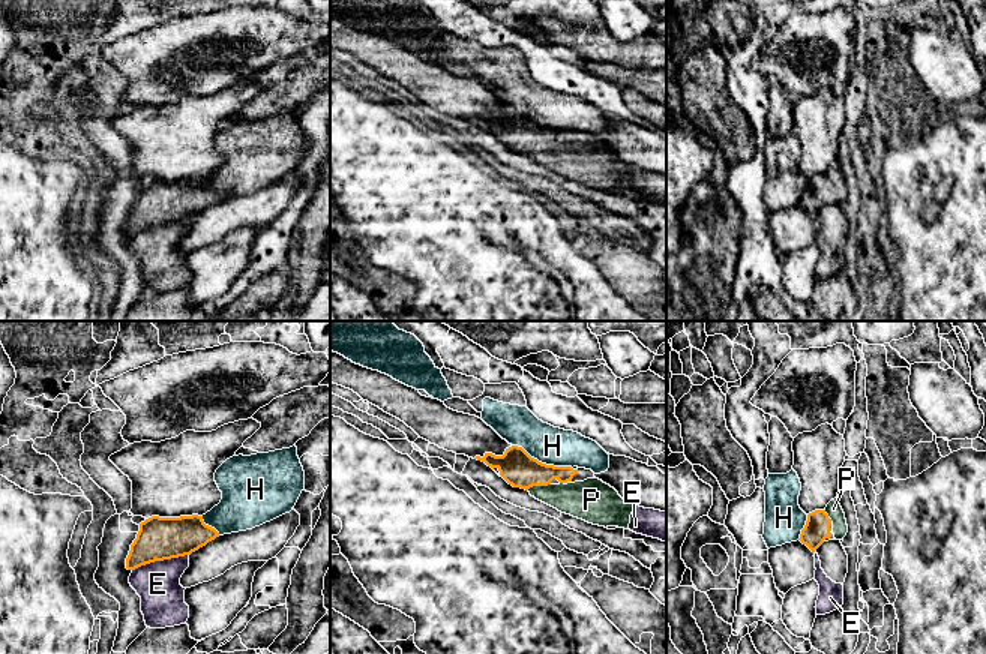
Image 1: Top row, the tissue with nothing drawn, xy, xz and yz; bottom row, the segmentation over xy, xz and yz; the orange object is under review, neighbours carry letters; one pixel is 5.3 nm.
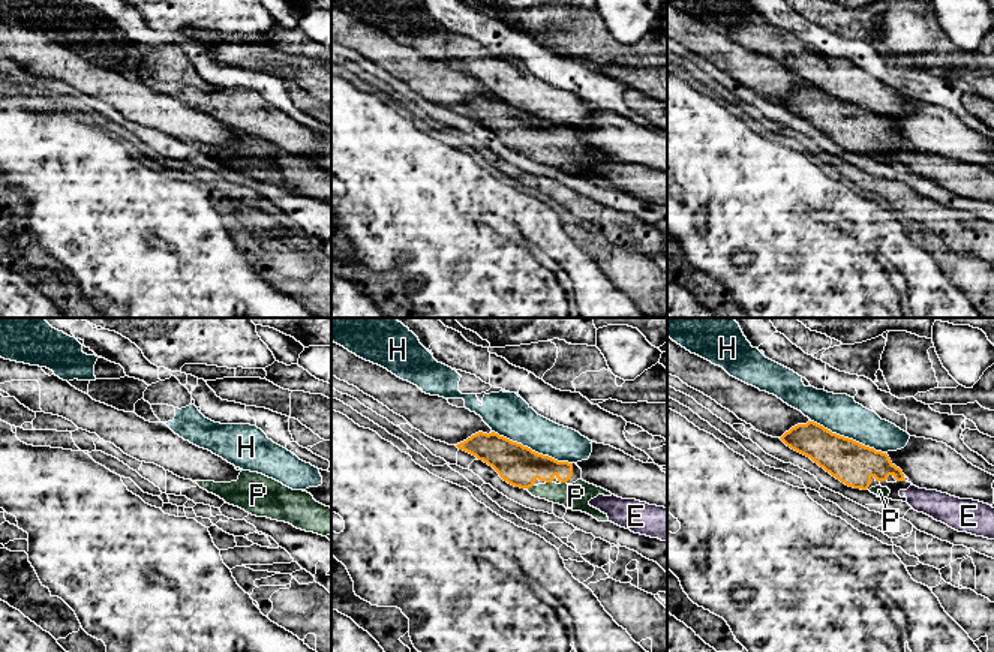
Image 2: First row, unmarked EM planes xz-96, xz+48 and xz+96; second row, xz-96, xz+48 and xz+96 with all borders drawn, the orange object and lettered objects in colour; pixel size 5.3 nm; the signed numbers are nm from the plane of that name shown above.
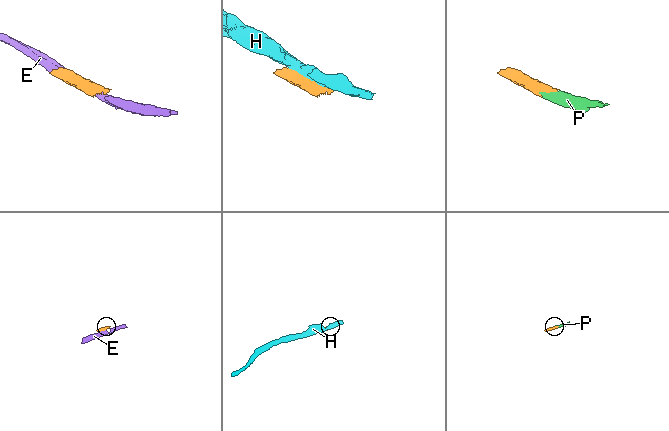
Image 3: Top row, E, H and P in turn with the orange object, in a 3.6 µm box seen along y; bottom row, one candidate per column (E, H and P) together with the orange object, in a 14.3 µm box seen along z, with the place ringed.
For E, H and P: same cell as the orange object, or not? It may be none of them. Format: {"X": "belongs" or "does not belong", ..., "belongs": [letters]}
{"E": "does not belong", "H": "does not belong", "P": "belongs", "belongs": ["P"]}

